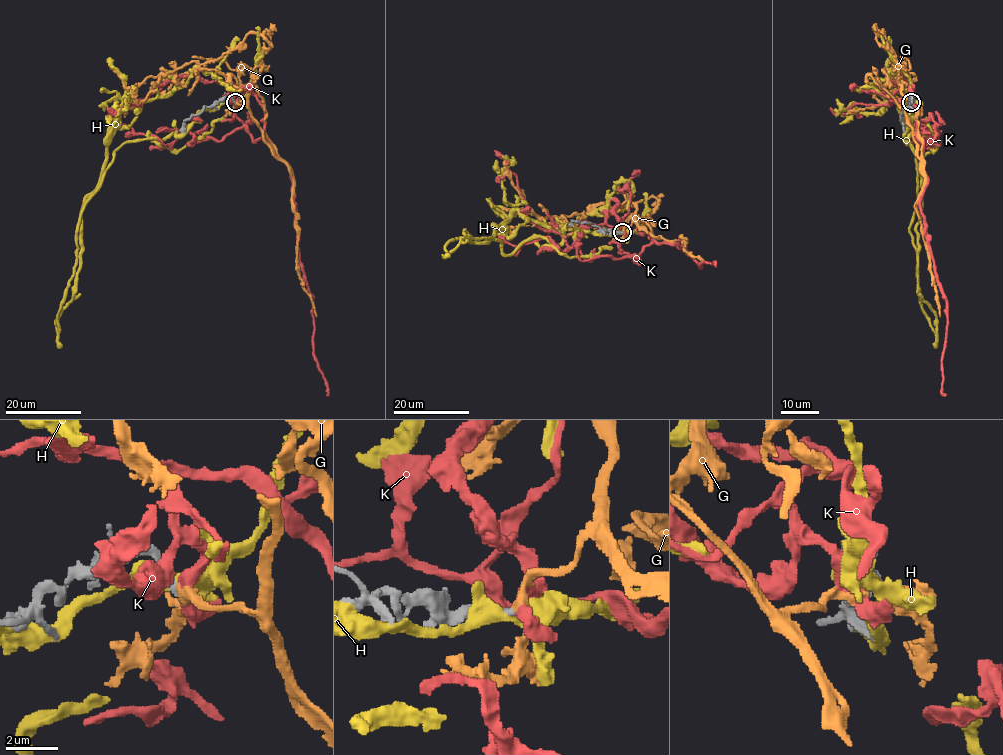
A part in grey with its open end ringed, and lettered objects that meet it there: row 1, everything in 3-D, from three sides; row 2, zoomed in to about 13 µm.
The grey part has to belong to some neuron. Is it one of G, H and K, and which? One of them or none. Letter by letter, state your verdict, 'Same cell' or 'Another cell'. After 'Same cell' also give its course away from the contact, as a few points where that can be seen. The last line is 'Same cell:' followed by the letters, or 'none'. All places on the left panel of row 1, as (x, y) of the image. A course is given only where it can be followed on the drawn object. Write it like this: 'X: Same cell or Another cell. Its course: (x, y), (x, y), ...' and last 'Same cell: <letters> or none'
G: Same cell. Its course: (234, 102), (245, 106), (263, 140), (285, 163), (293, 179), (297, 273), (316, 316)
H: Another cell
K: Another cell
Same cell: G

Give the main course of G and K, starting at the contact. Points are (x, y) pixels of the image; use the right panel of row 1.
G: (911, 102), (901, 106), (913, 130), (916, 154), (920, 158), (924, 188), (915, 210), (930, 262), (940, 316)
K: (911, 102), (905, 85), (911, 86), (923, 145), (926, 187), (920, 211), (946, 302), (946, 395)

